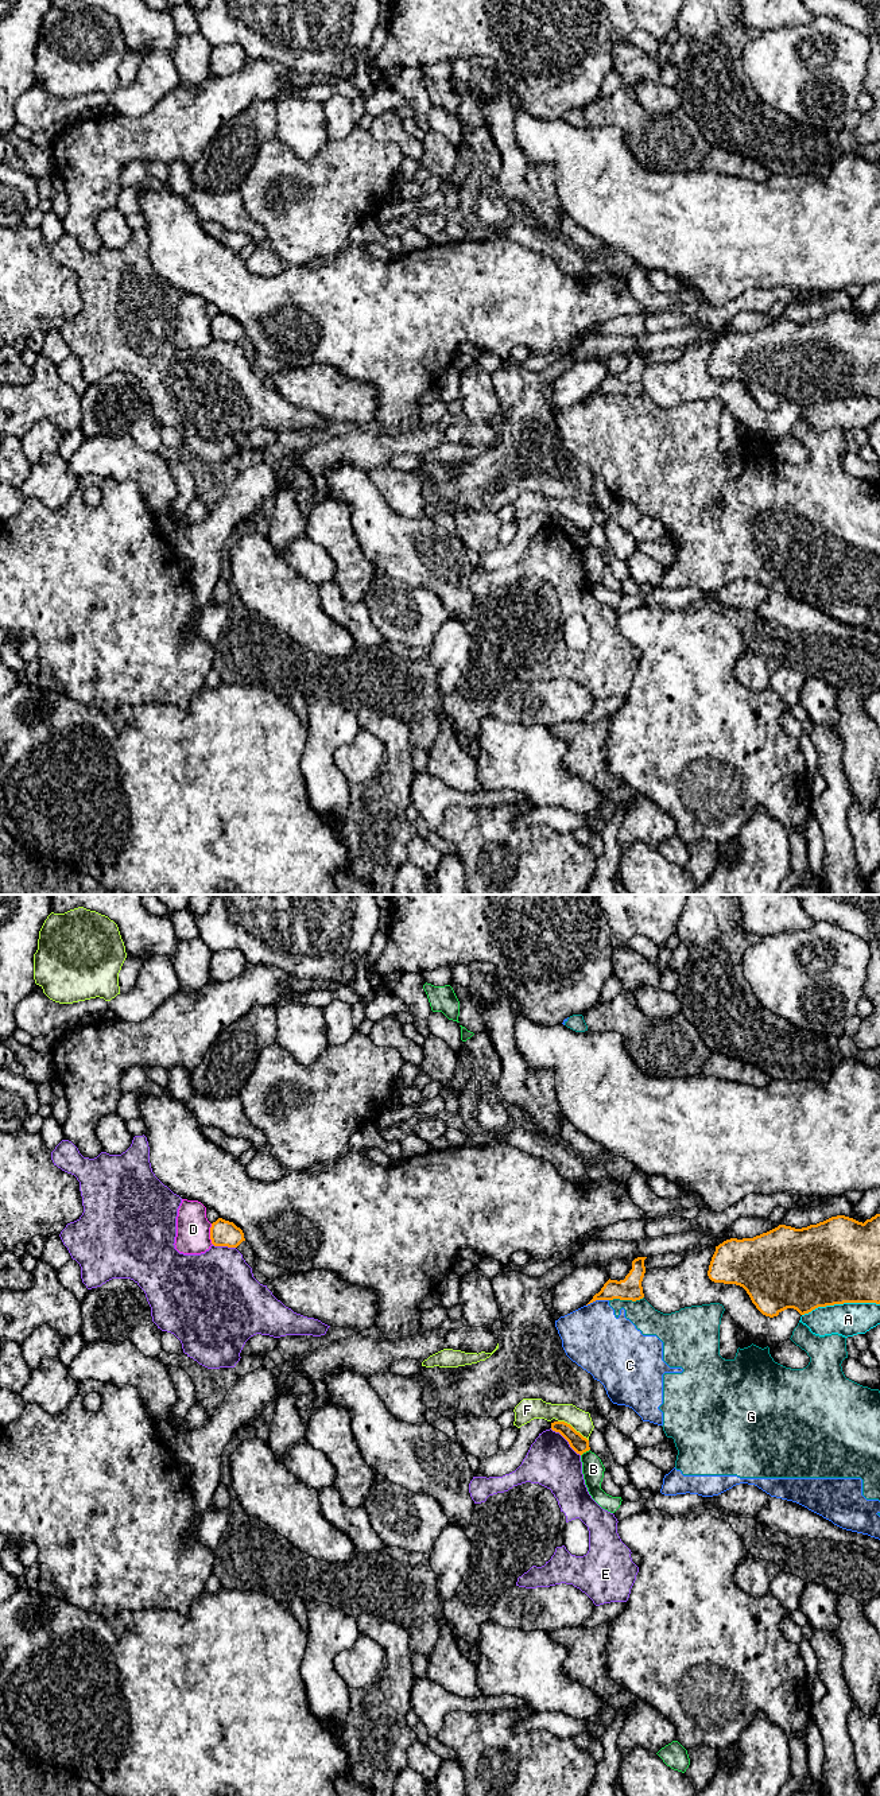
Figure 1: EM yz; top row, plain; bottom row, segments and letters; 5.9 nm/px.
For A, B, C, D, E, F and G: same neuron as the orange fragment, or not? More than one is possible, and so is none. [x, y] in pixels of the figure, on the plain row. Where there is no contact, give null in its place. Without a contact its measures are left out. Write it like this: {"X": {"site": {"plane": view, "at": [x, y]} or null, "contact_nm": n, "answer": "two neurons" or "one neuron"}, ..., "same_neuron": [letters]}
{"A": {"site": {"plane": "yz", "at": [840, 398]}, "contact_nm": 460, "answer": "two neurons"}, "B": {"site": {"plane": "yz", "at": [585, 546]}, "contact_nm": 70, "answer": "two neurons"}, "C": {"site": {"plane": "yz", "at": [597, 394]}, "contact_nm": 140, "answer": "two neurons"}, "D": {"site": {"plane": "yz", "at": [210, 329]}, "contact_nm": 130, "answer": "two neurons"}, "E": {"site": {"plane": "yz", "at": [566, 534]}, "contact_nm": 240, "answer": "two neurons"}, "F": {"site": {"plane": "yz", "at": [572, 522]}, "contact_nm": 220, "answer": "two neurons"}, "G": {"site": {"plane": "yz", "at": [625, 394]}, "contact_nm": 200, "answer": "two neurons"}, "same_neuron": []}

